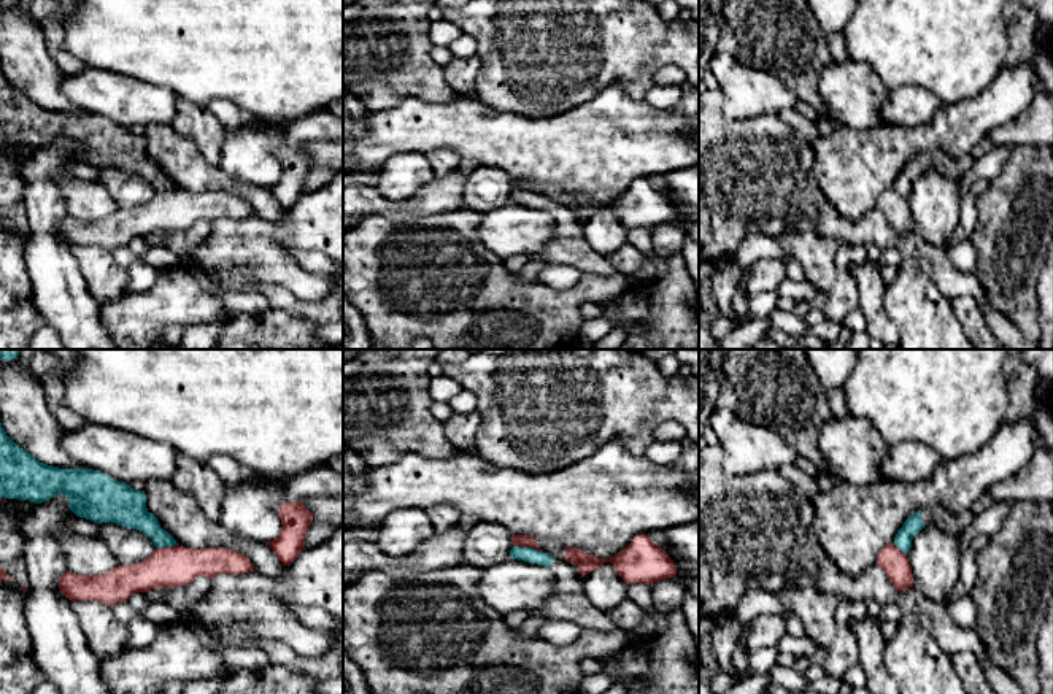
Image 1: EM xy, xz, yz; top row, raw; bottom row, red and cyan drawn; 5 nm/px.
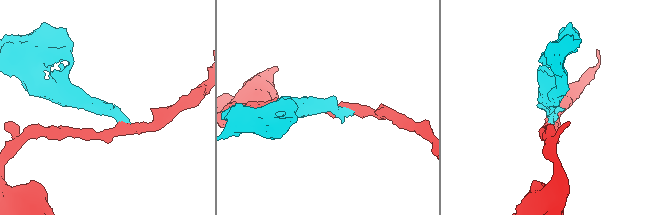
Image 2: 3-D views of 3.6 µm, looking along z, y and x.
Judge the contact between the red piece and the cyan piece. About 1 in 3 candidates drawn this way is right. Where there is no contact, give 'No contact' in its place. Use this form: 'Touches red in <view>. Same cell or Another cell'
Touches red in xz. Another cell

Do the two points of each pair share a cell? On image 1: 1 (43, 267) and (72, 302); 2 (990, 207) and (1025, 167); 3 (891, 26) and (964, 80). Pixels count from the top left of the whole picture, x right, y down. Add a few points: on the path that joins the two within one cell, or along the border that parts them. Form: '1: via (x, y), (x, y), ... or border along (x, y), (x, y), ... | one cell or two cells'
1: via (51, 275), (64, 294) | one cell
2: via (999, 197), (1020, 177) | one cell
3: via (909, 26), (947, 62) | one cell

